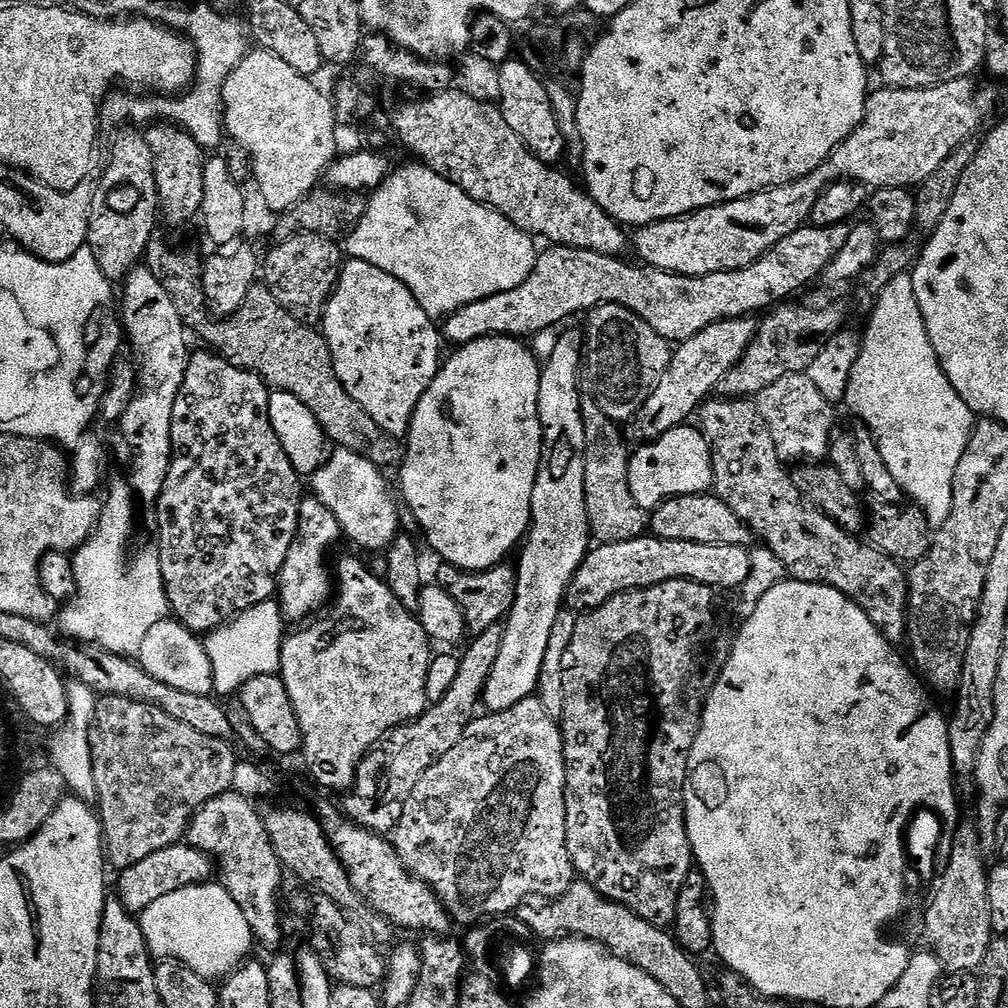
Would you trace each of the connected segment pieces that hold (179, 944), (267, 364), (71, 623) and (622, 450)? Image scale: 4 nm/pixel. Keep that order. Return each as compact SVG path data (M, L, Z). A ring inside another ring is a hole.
M223 883L195 884L166 898L158 898L154 906L139 913L140 929L153 957L180 960L202 978L213 982L223 981L249 959L248 951L254 948L254 937L246 922L246 914L230 898Z
M156 238L148 246L146 264L172 295L185 329L192 331L193 328L208 343L205 345L211 346L234 366L260 375L269 389L292 392L294 398L301 400L310 414L318 418L333 445L349 448L377 466L399 466L404 463L405 445L382 430L382 426L378 426L378 422L374 422L374 418L370 418L370 414L366 414L366 410L362 410L362 406L358 406L358 402L354 402L342 386L323 335L315 327L291 316L263 283L253 284L250 294L246 294L246 302L236 313L217 318L208 311L198 260L196 264L194 257L175 252L168 248L166 241Z
M127 483L116 484L109 490L108 501L106 499L103 501L100 522L97 524L95 532L89 536L86 543L76 549L72 556L72 565L74 566L74 574L76 575L76 595L72 597L70 602L63 605L62 611L58 616L58 628L65 637L71 638L73 641L86 644L101 644L103 648L119 656L136 658L140 655L142 642L146 639L146 634L150 634L150 626L154 626L159 620L163 620L169 615L170 605L168 602L168 592L164 589L164 578L160 569L159 555L155 551L140 552L132 561L128 561L128 539L132 536L132 500L134 504L134 493Z
M591 394L581 395L582 422L586 426L586 510L590 532L597 541L632 540L645 535L650 516L638 506L628 485L630 447L620 433L621 425L610 419Z

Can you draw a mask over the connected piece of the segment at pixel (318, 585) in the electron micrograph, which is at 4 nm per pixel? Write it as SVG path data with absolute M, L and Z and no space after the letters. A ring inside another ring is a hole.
M318 498L301 500L298 534L290 546L290 554L286 554L286 562L278 581L278 603L285 621L307 621L329 603L334 592L334 580L330 575L330 568L324 565L324 559L339 540L342 540L342 531L336 515ZM320 607L322 608L319 610Z

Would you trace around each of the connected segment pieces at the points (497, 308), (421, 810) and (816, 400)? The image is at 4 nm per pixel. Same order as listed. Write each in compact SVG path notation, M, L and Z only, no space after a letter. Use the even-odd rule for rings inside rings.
M835 224L825 228L805 226L782 238L778 246L771 248L766 255L758 258L750 266L733 272L705 276L679 276L673 272L641 266L639 263L627 264L627 259L618 256L607 256L561 244L548 246L545 247L545 252L543 249L537 255L534 270L528 275L526 282L522 282L522 286L514 286L514 290L506 290L502 294L494 294L490 298L482 298L478 302L462 306L443 321L442 336L445 341L453 340L453 345L456 346L469 344L483 336L529 338L528 336L536 336L539 332L570 319L575 312L588 312L599 304L617 304L620 307L617 309L642 318L642 322L651 326L664 340L683 342L719 320L751 317L753 314L759 314L758 312L764 314L791 301L795 297L792 295L802 291L811 280L819 281L826 266L830 266L830 262L842 250L842 246L846 246L846 238L850 238L848 224Z
M529 698L518 702L505 712L488 712L480 714L464 730L464 737L422 778L418 778L418 786L414 786L414 794L399 809L400 820L394 835L396 853L402 858L412 875L432 885L437 896L448 909L449 916L463 927L471 927L497 916L507 916L523 902L524 896L544 896L540 898L555 898L577 879L578 873L572 866L572 858L568 853L568 765L564 762L564 733L561 725L557 723L544 708L544 701L539 698Z
M807 374L778 378L774 386L766 386L758 397L758 407L766 426L770 426L770 438L778 450L781 461L820 462L828 456L828 447L837 431L833 401L822 398L818 386Z

